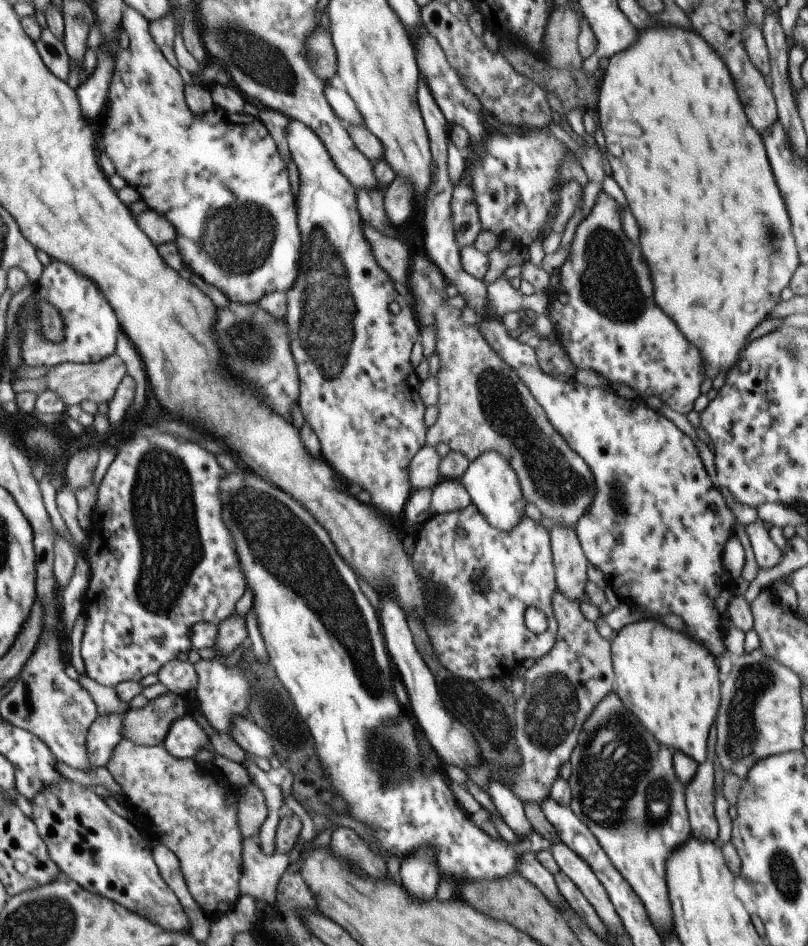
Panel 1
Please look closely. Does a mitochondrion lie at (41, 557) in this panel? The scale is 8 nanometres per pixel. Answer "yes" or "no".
no

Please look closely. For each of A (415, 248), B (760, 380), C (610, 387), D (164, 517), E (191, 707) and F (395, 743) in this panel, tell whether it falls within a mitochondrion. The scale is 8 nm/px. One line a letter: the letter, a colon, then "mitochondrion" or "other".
A: other
B: other
C: other
D: mitochondrion
E: other
F: mitochondrion

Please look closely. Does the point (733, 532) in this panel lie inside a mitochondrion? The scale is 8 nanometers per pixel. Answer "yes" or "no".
no

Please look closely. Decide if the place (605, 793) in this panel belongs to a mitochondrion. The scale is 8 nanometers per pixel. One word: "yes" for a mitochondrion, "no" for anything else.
yes

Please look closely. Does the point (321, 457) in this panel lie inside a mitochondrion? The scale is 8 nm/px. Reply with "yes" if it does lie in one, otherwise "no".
no

